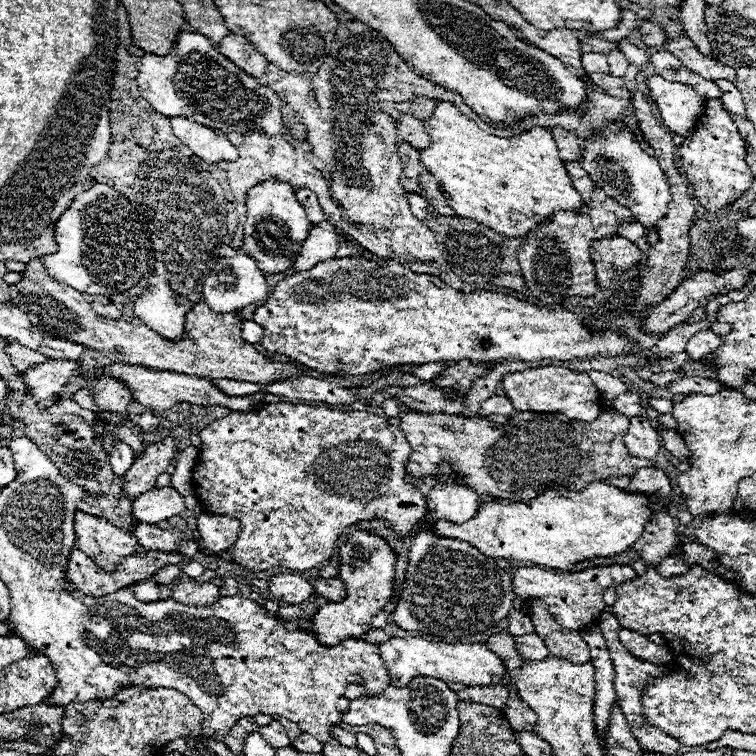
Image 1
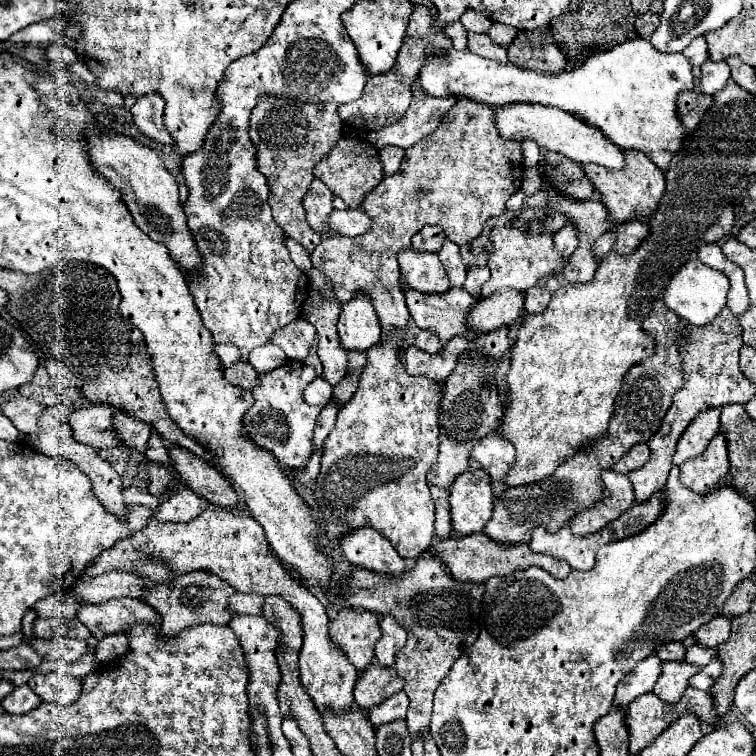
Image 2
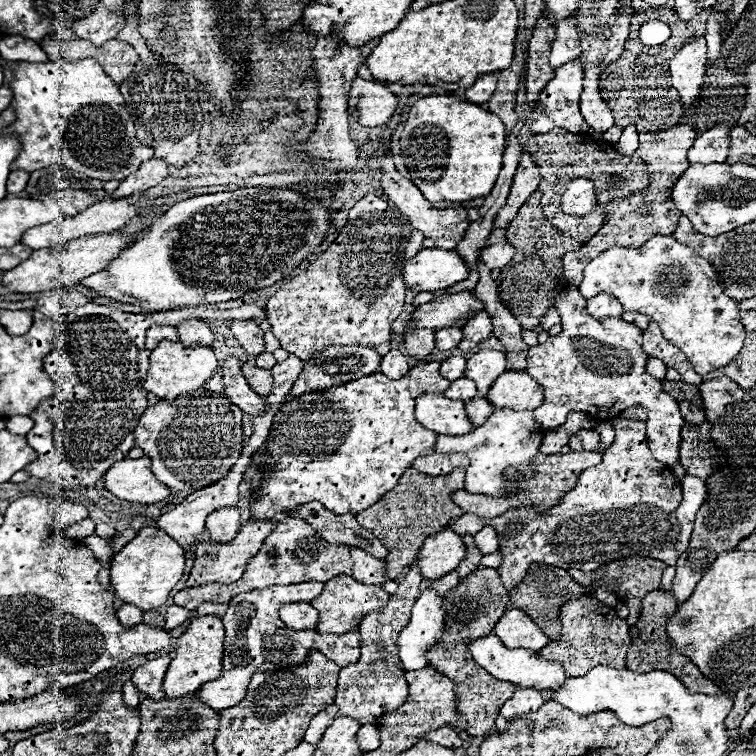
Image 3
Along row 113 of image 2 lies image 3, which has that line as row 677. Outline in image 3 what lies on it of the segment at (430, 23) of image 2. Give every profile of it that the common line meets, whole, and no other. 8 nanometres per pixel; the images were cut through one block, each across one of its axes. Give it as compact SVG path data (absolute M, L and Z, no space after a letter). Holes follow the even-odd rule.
M416 564L410 566L410 572L406 574L404 582L400 582L396 594L390 596L386 608L380 612L370 612L364 622L360 624L360 636L362 636L362 652L360 660L354 664L348 664L338 674L338 694L332 706L316 714L304 732L304 742L318 744L330 722L338 716L350 716L356 718L360 724L376 724L380 716L400 708L404 700L408 698L408 682L404 680L404 666L400 664L400 658L396 656L396 640L400 634L400 628L408 624L412 604L416 602L416 596L420 594L422 576Z

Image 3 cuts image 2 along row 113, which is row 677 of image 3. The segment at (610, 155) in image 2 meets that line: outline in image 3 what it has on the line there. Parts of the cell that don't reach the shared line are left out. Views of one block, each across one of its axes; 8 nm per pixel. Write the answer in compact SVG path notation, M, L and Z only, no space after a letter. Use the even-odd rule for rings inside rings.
M494 634L488 636L480 636L480 638L472 638L466 642L472 658L486 668L494 678L504 680L504 682L512 682L518 684L520 688L536 688L536 690L556 690L560 688L560 684L564 682L564 678L568 678L568 674L564 672L564 668L558 662L550 662L550 660L540 660L536 652L532 650L508 650L504 644L500 644L500 640Z

